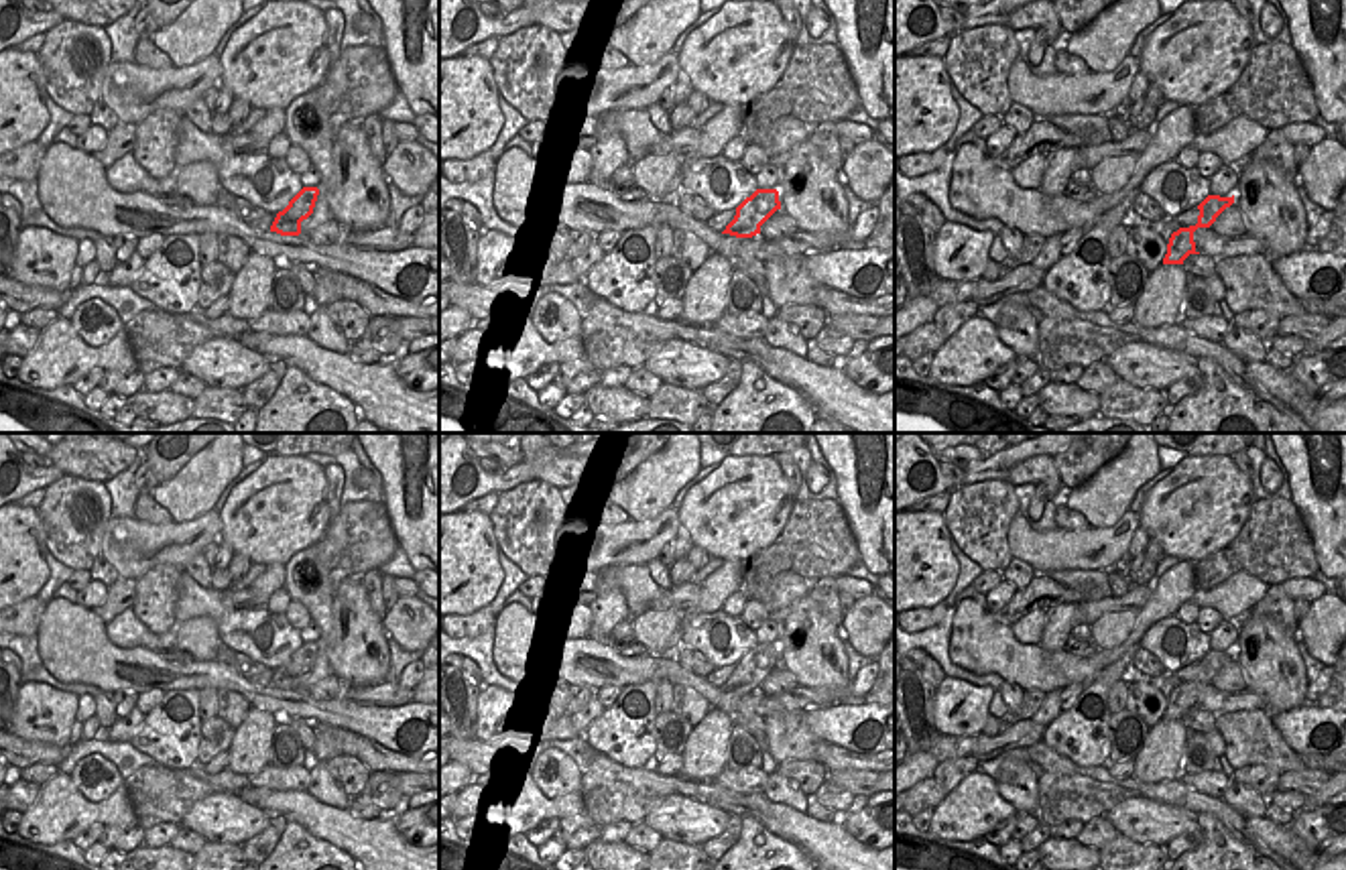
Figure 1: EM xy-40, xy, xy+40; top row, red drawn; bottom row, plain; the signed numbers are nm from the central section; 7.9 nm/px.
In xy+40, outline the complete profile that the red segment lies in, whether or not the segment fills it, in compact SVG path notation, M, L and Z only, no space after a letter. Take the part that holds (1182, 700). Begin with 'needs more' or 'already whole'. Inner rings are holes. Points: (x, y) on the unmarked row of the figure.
already whole | M1208 650L1200 661L1200 671L1198 671L1198 679L1189 681L1189 683L1179 683L1177 687L1171 689L1169 699L1167 699L1167 709L1163 713L1163 720L1183 720L1183 716L1189 709L1200 709L1196 705L1196 697L1194 697L1194 687L1198 683L1210 683L1216 673L1234 659L1234 650L1232 652L1220 652L1220 650Z

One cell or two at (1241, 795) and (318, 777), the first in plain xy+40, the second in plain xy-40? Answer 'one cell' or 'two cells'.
one cell

